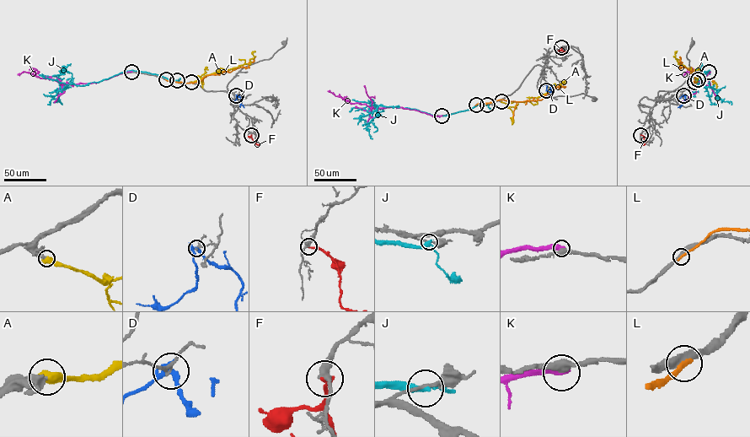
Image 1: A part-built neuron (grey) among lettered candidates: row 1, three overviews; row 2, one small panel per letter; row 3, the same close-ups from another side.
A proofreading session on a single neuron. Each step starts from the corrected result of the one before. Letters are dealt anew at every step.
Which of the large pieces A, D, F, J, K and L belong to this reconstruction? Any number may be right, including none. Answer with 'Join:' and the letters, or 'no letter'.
Join: A

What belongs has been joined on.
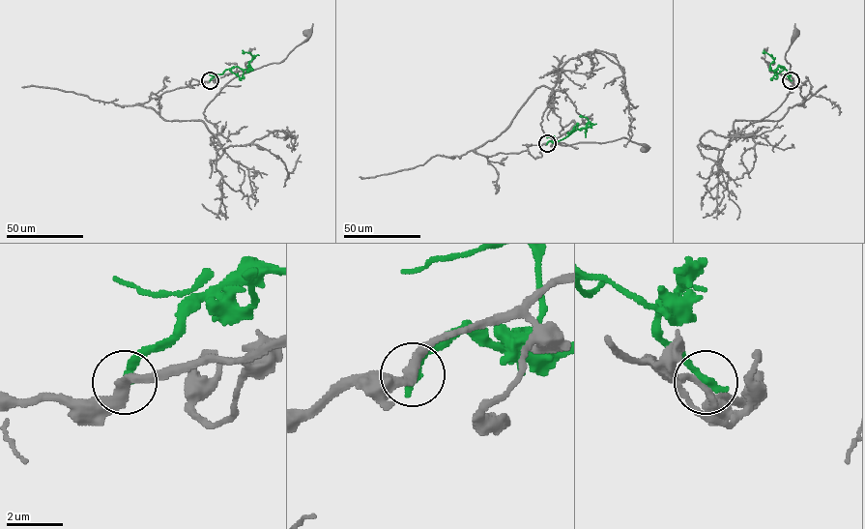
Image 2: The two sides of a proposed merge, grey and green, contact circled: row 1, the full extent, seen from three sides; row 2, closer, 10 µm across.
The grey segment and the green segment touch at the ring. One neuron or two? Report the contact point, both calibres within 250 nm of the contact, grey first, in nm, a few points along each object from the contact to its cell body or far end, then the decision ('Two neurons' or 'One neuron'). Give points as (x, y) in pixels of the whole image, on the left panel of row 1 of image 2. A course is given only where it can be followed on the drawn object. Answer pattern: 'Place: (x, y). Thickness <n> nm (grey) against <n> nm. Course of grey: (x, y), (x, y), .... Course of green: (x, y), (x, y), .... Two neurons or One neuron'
Place: (210, 80). Thickness 280 nm (grey) against 360 nm. Course of grey: (210, 80), (137, 103), (167, 121), (202, 121), (216, 134), (203, 113), (221, 89), (280, 63), (306, 33). Course of green: (210, 80), (232, 68), (249, 71), (248, 63), (253, 56), (243, 49). Two neurons

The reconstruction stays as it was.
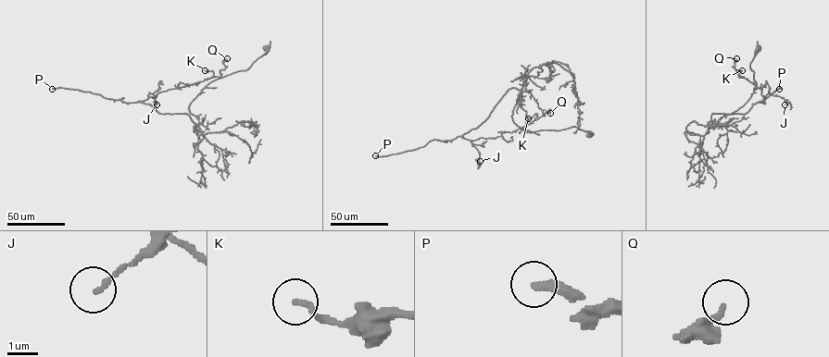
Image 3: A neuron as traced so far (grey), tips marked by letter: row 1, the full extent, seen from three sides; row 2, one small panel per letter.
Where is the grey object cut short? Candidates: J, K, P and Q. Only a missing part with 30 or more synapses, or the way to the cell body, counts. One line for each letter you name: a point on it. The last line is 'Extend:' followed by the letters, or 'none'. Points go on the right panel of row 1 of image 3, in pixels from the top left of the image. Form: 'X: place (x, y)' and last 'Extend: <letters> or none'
P: place (779, 89)
Extend: P

